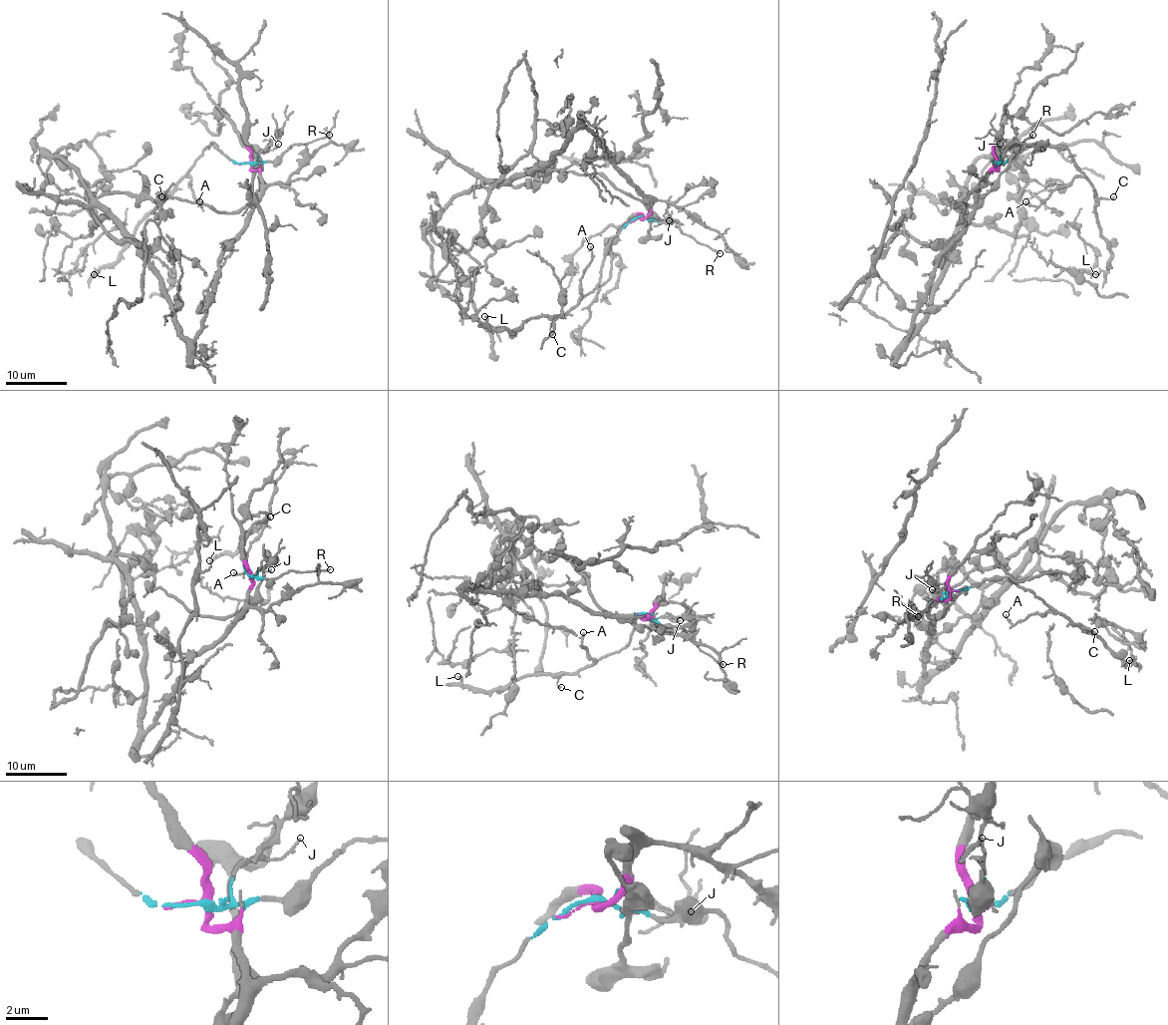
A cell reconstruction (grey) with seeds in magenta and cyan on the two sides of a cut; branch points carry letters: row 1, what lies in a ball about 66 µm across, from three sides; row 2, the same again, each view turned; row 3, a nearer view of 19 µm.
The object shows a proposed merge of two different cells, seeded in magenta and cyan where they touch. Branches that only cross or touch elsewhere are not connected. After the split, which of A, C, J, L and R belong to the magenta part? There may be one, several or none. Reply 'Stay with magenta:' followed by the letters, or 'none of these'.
Stay with magenta: none of these

